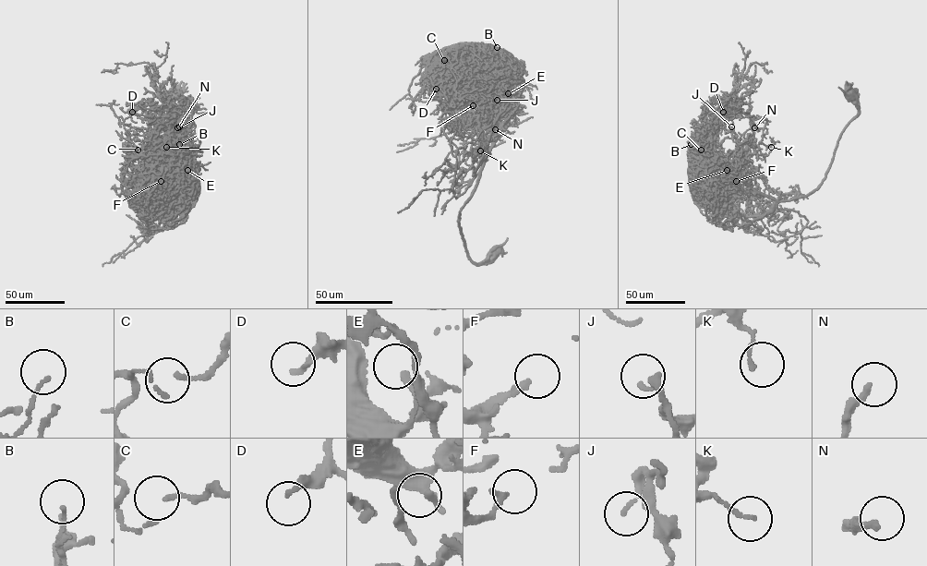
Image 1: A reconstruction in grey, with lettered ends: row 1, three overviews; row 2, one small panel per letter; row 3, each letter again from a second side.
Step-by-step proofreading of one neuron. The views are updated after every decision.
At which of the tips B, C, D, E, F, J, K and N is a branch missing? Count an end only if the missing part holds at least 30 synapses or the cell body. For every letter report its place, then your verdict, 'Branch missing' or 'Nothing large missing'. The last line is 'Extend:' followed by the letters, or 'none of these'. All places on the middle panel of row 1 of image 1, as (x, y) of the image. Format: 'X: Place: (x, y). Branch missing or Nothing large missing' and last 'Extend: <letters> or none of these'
B: Place: (497, 47). Nothing large missing
C: Place: (444, 60). Nothing large missing
D: Place: (436, 89). Nothing large missing
E: Place: (508, 93). Nothing large missing
F: Place: (473, 105). Nothing large missing
J: Place: (497, 100). Nothing large missing
K: Place: (480, 150). Nothing large missing
N: Place: (495, 129). Nothing large missing
Extend: none of these

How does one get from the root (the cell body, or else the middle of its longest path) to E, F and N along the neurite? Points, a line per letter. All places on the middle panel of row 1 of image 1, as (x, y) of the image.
E: (494, 253), (477, 263), (471, 259), (461, 234), (459, 211), (475, 187), (499, 128), (511, 114), (508, 93)
F: (494, 253), (477, 263), (471, 259), (459, 211), (506, 116), (497, 102), (476, 100), (473, 105)
N: (494, 253), (477, 263), (471, 259), (459, 211), (499, 128), (487, 114), (488, 140), (495, 129)

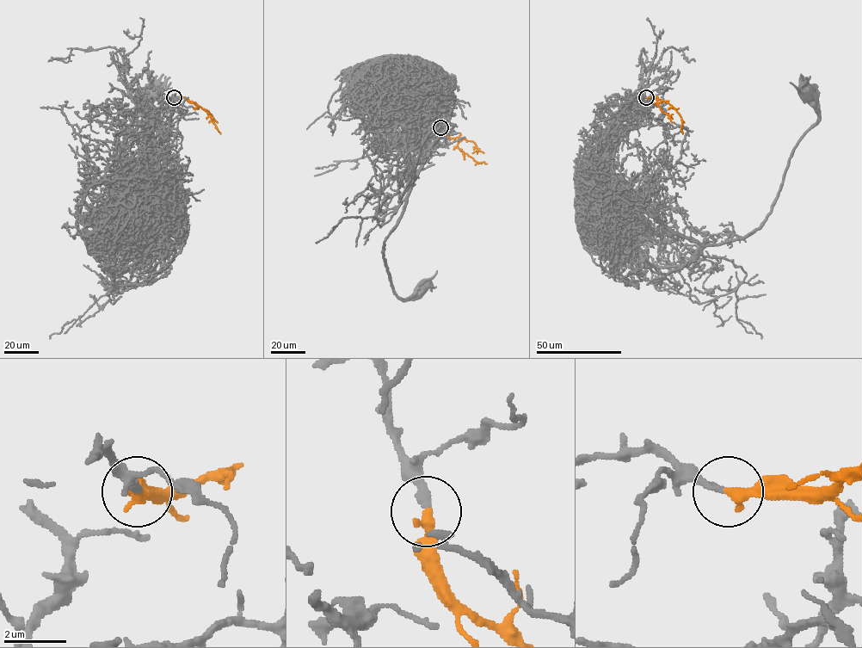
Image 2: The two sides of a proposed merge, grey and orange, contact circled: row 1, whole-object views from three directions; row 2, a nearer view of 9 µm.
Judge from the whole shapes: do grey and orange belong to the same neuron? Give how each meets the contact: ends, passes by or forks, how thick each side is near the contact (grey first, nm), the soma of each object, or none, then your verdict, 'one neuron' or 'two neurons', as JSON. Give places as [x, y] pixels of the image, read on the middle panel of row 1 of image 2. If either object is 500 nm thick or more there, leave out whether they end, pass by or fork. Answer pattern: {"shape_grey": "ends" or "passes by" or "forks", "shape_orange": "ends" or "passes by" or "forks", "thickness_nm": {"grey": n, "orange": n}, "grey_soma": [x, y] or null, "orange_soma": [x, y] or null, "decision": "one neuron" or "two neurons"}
{"shape_grey": "ends", "shape_orange": "ends", "thickness_nm": {"grey": 240, "orange": 340}, "grey_soma": [421, 287], "orange_soma": null, "decision": "one neuron"}

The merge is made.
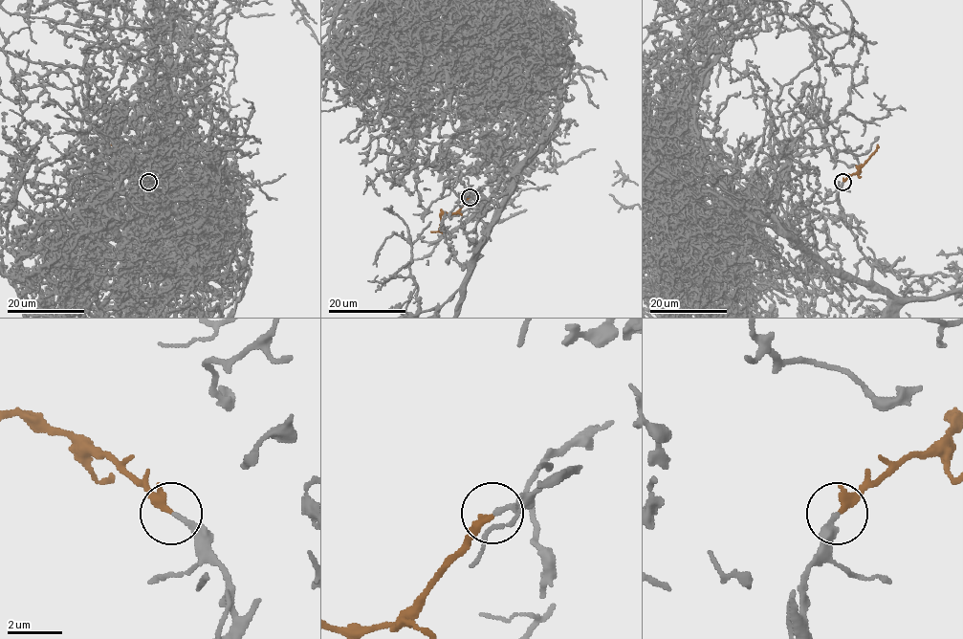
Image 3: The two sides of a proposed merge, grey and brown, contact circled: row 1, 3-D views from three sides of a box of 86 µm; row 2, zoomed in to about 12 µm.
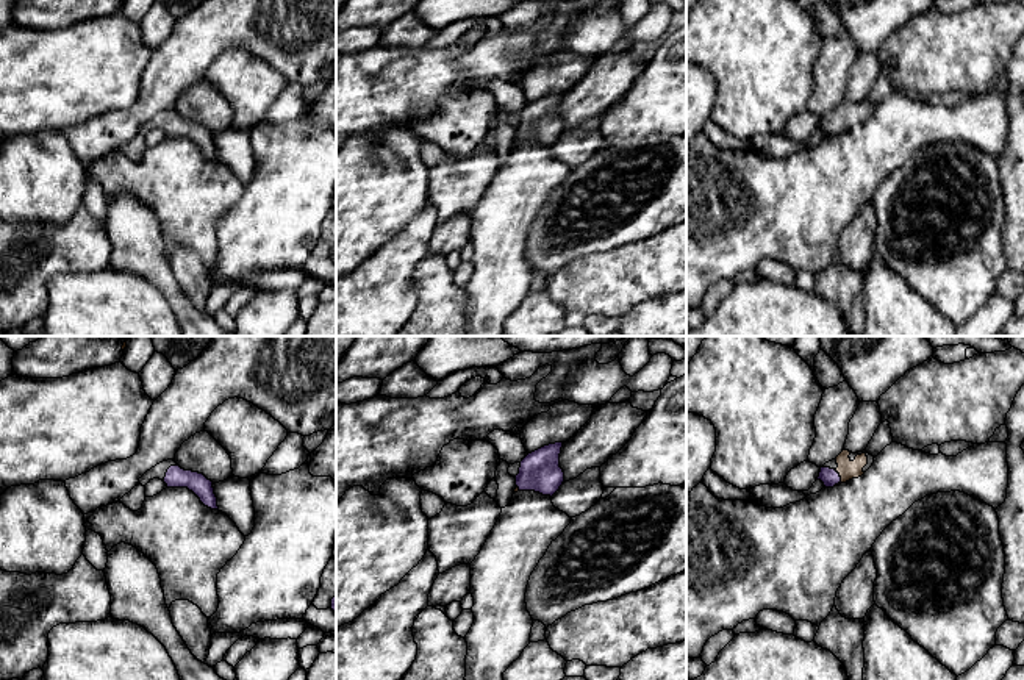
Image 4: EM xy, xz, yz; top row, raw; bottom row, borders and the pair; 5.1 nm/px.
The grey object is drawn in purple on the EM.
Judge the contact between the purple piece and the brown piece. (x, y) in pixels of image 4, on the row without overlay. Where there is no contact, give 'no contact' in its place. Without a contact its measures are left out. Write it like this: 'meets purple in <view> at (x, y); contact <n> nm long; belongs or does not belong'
meets purple in yz at (840, 128); contact 80 nm long; belongs

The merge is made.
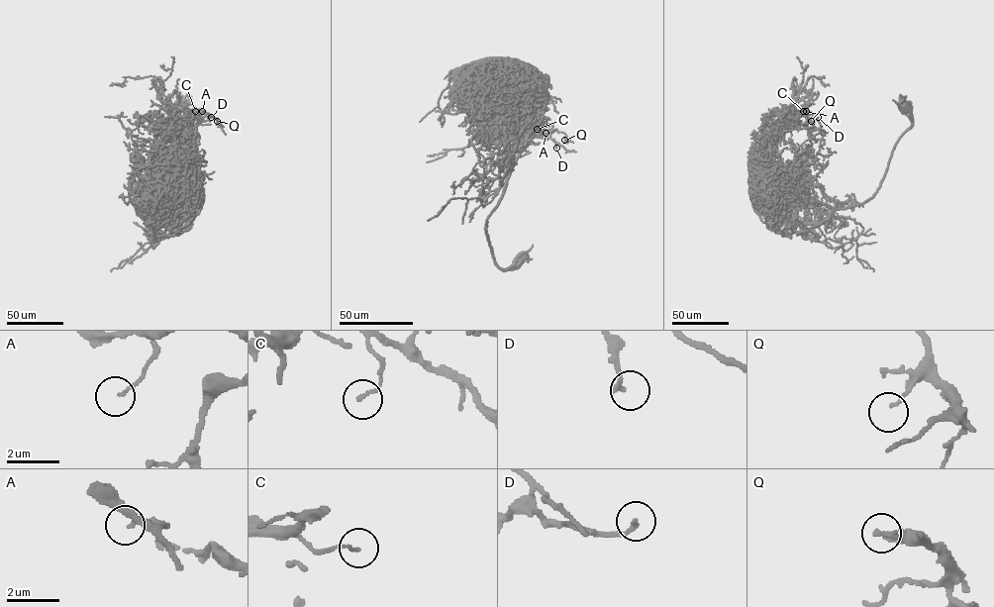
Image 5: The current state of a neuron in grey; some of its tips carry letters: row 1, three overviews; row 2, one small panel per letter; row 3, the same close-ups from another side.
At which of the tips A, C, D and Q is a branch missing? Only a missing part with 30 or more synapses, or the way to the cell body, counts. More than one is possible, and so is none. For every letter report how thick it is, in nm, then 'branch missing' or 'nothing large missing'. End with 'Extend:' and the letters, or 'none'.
A: 110 nm thick; nothing large missing
C: 130 nm thick; nothing large missing
D: 170 nm thick; nothing large missing
Q: 100 nm thick; nothing large missing
Extend: none

